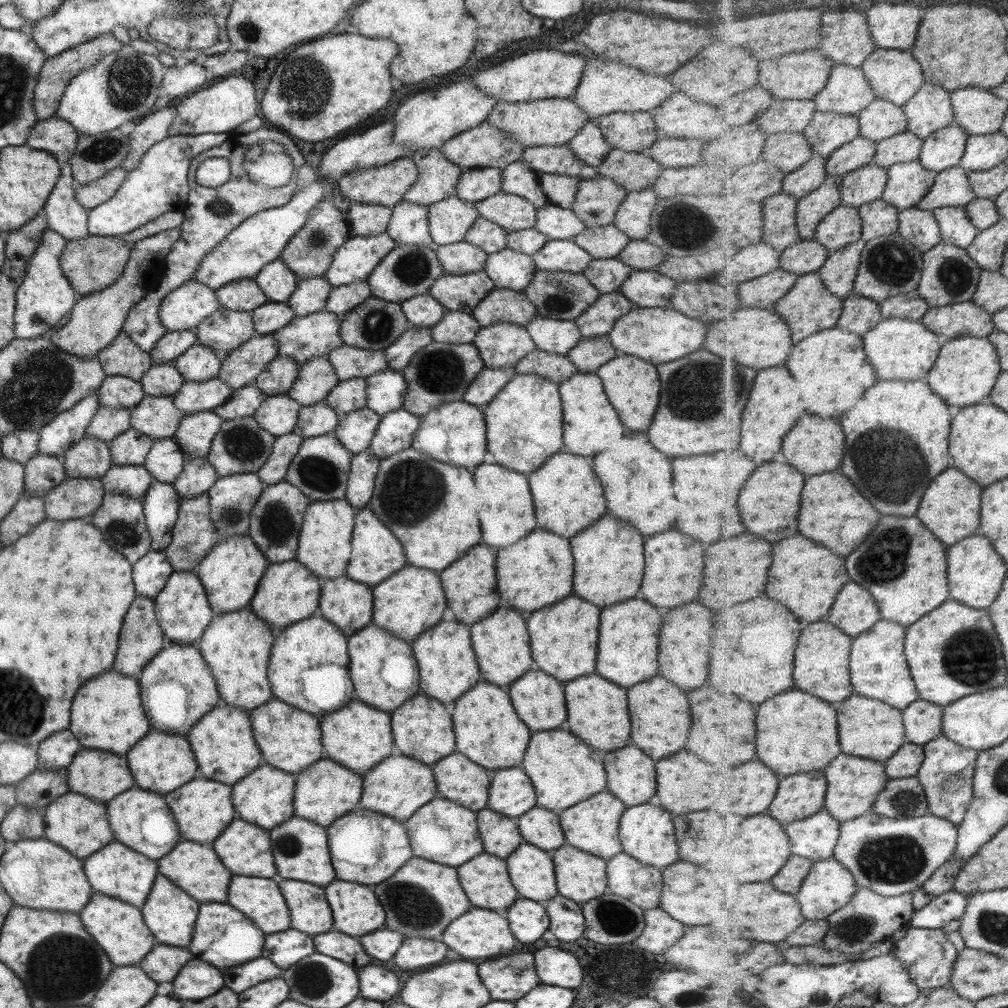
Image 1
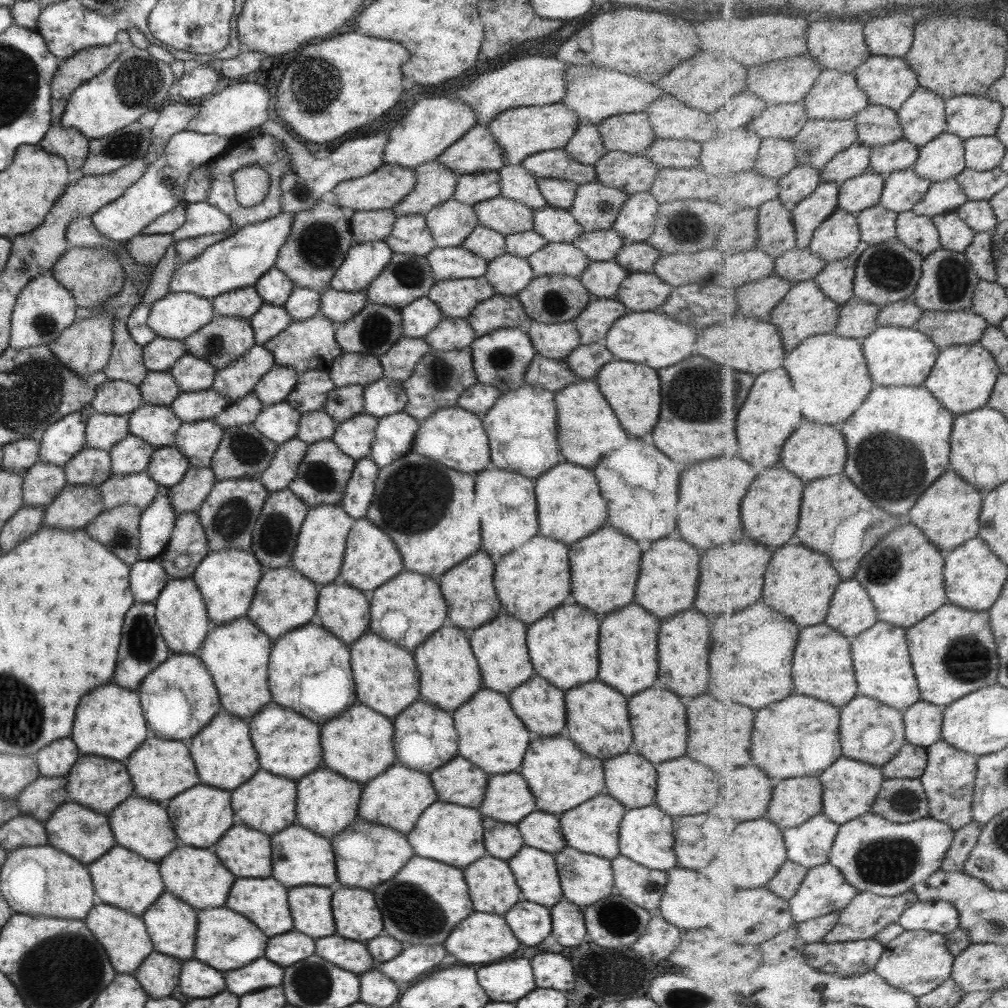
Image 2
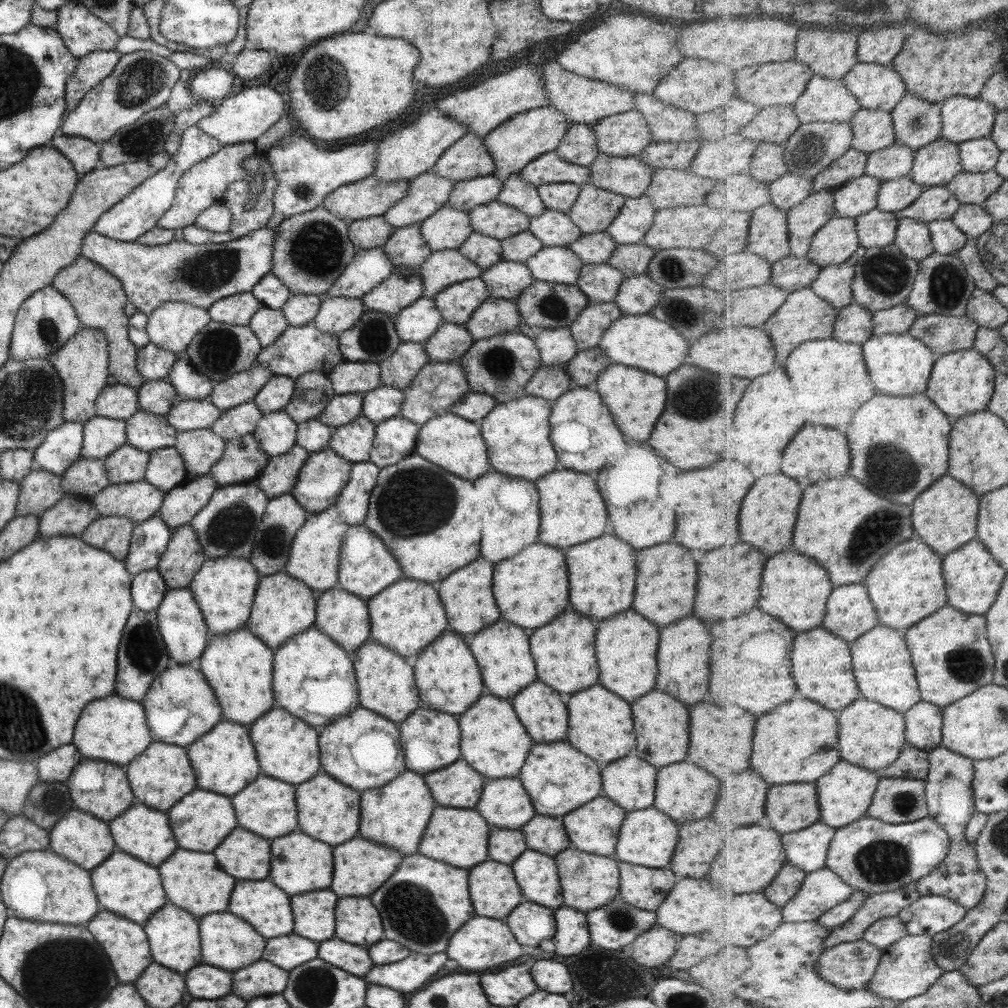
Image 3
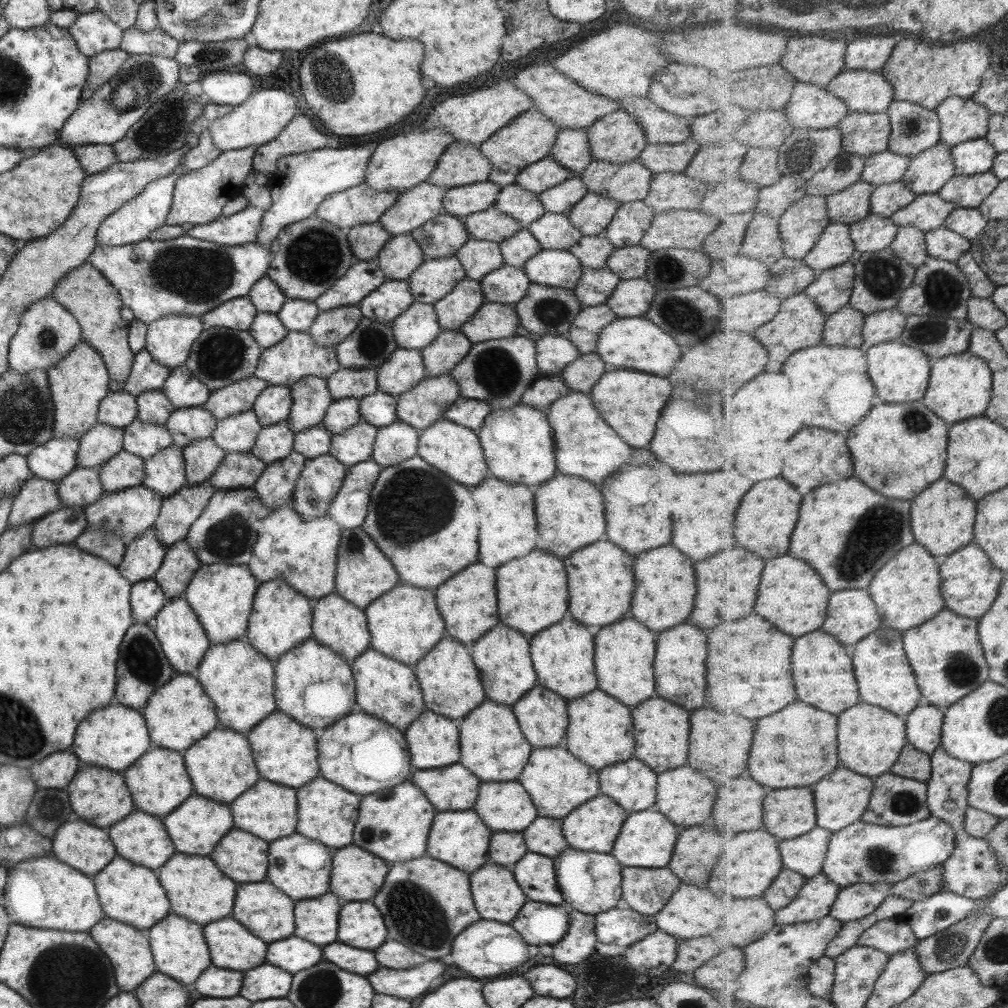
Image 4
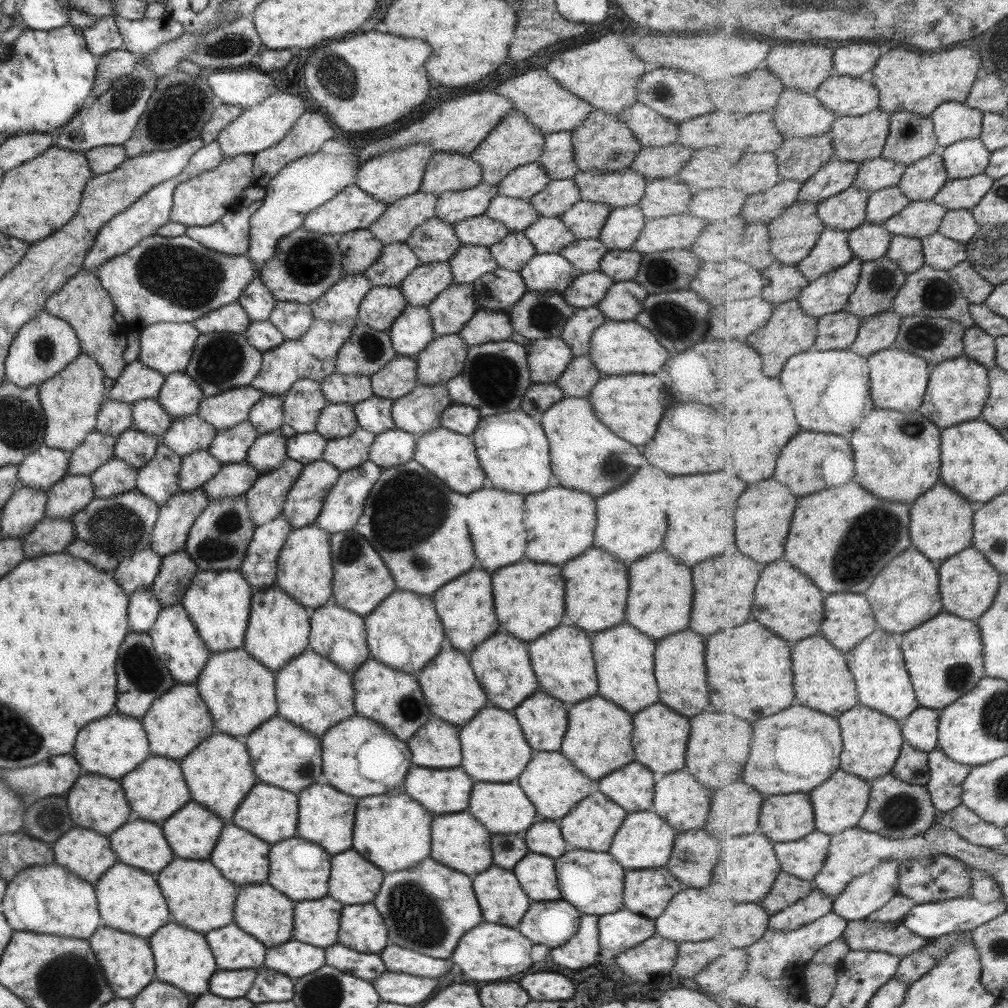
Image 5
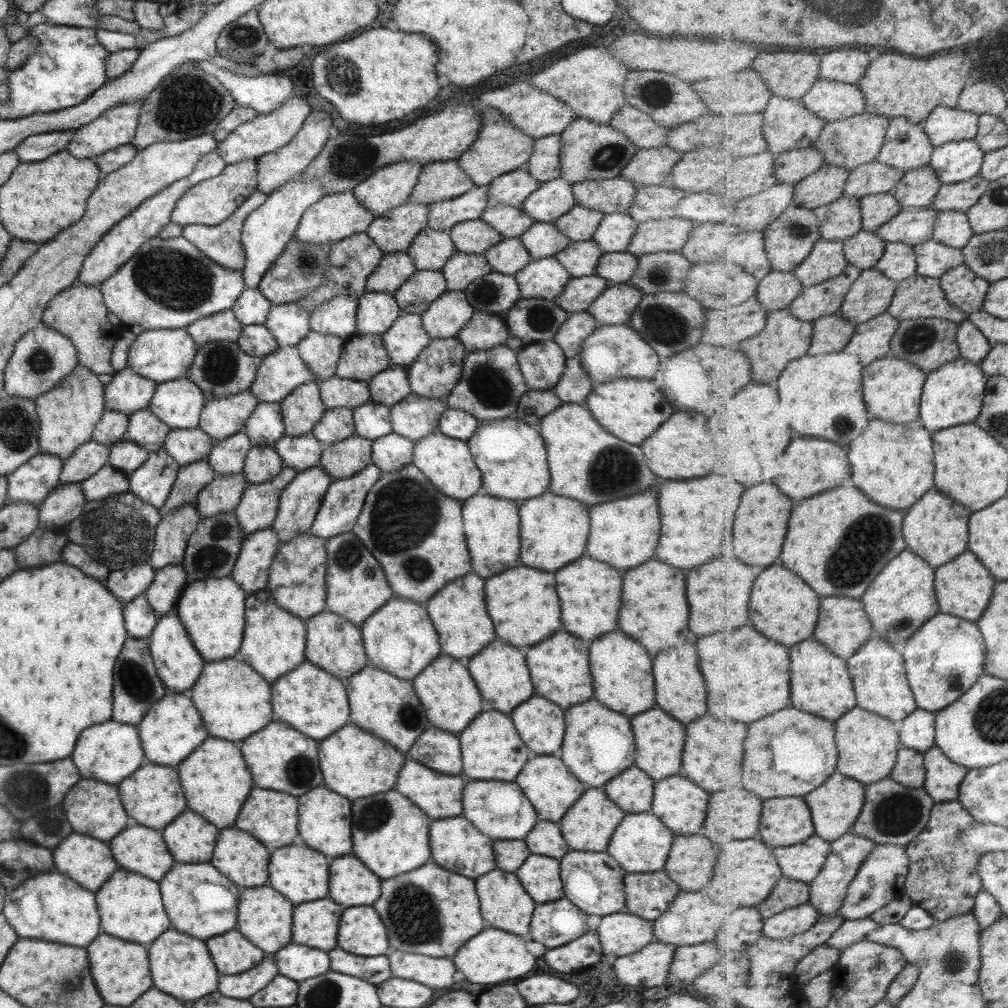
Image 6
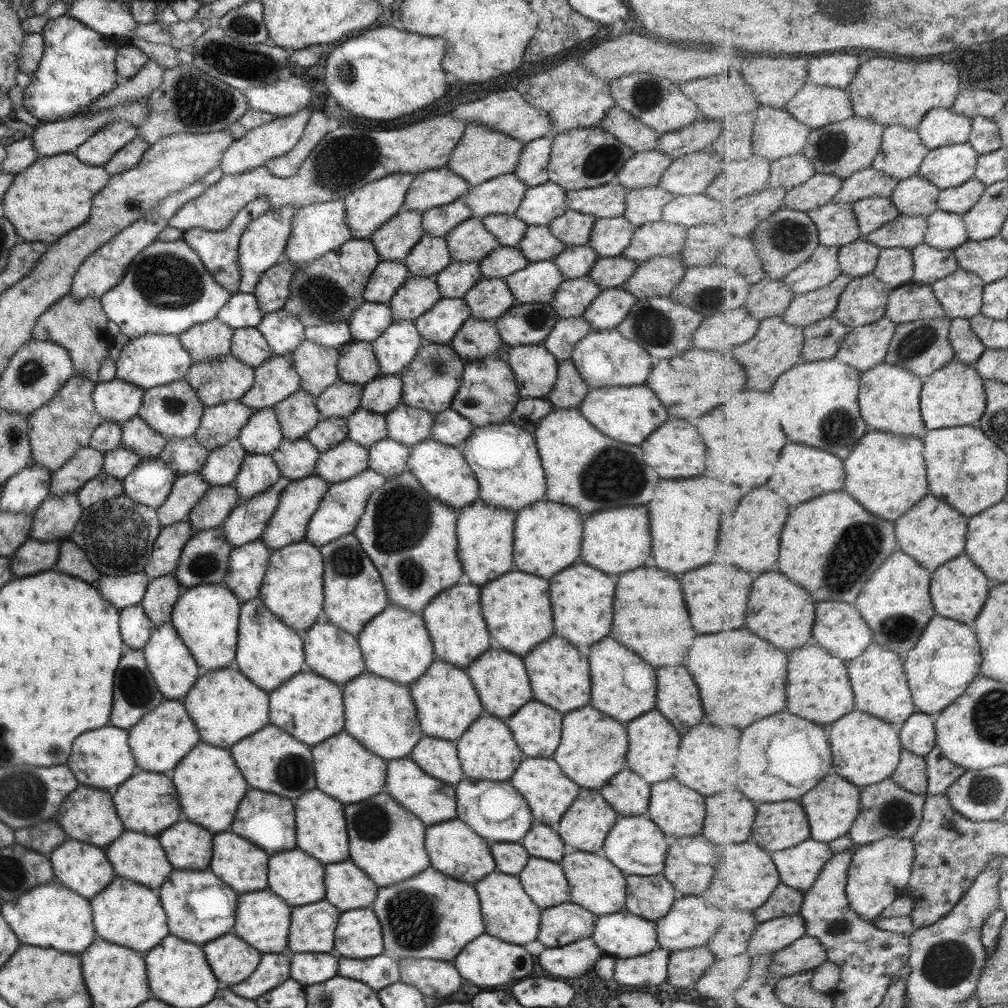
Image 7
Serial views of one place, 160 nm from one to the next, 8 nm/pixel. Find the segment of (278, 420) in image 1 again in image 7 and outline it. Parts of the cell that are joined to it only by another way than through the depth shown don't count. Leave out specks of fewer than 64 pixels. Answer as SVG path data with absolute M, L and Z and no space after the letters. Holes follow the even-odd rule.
M247 454L232 482L237 493L237 504L267 490L279 477L269 454Z

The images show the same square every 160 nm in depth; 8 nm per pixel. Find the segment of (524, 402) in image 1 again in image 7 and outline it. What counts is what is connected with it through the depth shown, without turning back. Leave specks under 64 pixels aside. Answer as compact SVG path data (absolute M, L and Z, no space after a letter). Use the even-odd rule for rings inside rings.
M508 421L483 425L474 428L460 445L460 450L477 481L478 500L489 506L513 512L543 500L545 475L532 434Z

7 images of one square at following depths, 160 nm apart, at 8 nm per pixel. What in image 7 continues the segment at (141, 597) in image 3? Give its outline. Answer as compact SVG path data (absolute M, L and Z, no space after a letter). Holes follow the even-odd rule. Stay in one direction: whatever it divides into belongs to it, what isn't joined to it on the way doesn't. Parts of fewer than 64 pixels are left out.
M140 604L118 611L118 629L126 648L140 650L156 626L145 616Z

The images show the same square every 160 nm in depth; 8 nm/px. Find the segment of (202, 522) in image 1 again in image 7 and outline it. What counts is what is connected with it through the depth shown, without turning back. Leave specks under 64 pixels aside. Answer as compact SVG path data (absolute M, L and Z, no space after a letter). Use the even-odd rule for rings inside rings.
M173 574L150 579L140 602L145 616L155 626L170 622L170 612L182 591Z

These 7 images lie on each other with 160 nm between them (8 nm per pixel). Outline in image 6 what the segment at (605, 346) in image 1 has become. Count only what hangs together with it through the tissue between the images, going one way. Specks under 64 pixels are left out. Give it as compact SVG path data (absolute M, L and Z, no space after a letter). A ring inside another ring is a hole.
M578 357L568 358L558 381L551 389L561 404L583 404L593 385L581 368Z

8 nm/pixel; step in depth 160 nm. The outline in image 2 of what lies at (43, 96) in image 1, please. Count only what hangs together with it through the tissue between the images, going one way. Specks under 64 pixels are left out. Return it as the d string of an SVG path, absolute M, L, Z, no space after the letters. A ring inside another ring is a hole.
M117 42L109 46L87 46L75 55L61 60L50 84L52 94L49 126L62 127L60 120L71 93L86 80L101 74L122 52L125 46Z

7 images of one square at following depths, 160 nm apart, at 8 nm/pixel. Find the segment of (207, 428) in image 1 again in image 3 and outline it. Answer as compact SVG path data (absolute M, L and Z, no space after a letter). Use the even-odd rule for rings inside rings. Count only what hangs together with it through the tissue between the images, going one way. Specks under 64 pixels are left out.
M202 429L176 433L172 447L181 456L186 473L201 476L208 474L211 466L221 459L224 443L210 429Z

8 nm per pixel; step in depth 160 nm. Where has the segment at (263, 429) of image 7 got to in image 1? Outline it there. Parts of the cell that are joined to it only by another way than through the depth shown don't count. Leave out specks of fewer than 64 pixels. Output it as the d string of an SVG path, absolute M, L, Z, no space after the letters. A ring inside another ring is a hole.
M277 356L255 377L253 385L264 396L286 395L293 381L298 378L298 369L298 364L292 358L288 356Z

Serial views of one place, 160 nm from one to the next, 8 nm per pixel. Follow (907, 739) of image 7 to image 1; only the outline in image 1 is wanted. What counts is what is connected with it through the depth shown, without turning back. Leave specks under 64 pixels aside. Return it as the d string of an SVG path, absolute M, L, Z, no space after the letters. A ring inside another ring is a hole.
M920 698L903 711L909 742L923 746L943 734L944 708L941 705Z

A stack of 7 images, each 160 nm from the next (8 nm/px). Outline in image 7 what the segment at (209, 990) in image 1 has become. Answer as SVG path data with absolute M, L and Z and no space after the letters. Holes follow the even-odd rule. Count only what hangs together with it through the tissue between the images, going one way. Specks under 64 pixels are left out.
M286 952L280 954L262 954L257 970L249 978L237 986L233 986L233 994L241 998L254 1000L268 990L279 986L290 978L290 956Z

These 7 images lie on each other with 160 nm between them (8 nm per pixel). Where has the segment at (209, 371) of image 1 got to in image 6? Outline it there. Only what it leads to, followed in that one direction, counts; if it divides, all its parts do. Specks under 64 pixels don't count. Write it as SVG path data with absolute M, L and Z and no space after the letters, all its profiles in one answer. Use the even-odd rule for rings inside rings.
M186 378L156 383L148 407L170 431L197 429L204 403L201 389Z

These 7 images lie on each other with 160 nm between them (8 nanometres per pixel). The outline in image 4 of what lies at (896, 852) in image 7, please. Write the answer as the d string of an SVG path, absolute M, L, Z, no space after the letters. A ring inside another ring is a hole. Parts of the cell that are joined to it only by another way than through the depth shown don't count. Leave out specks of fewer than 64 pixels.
M885 882L853 884L841 890L829 916L844 924L866 918L883 905L891 890Z

